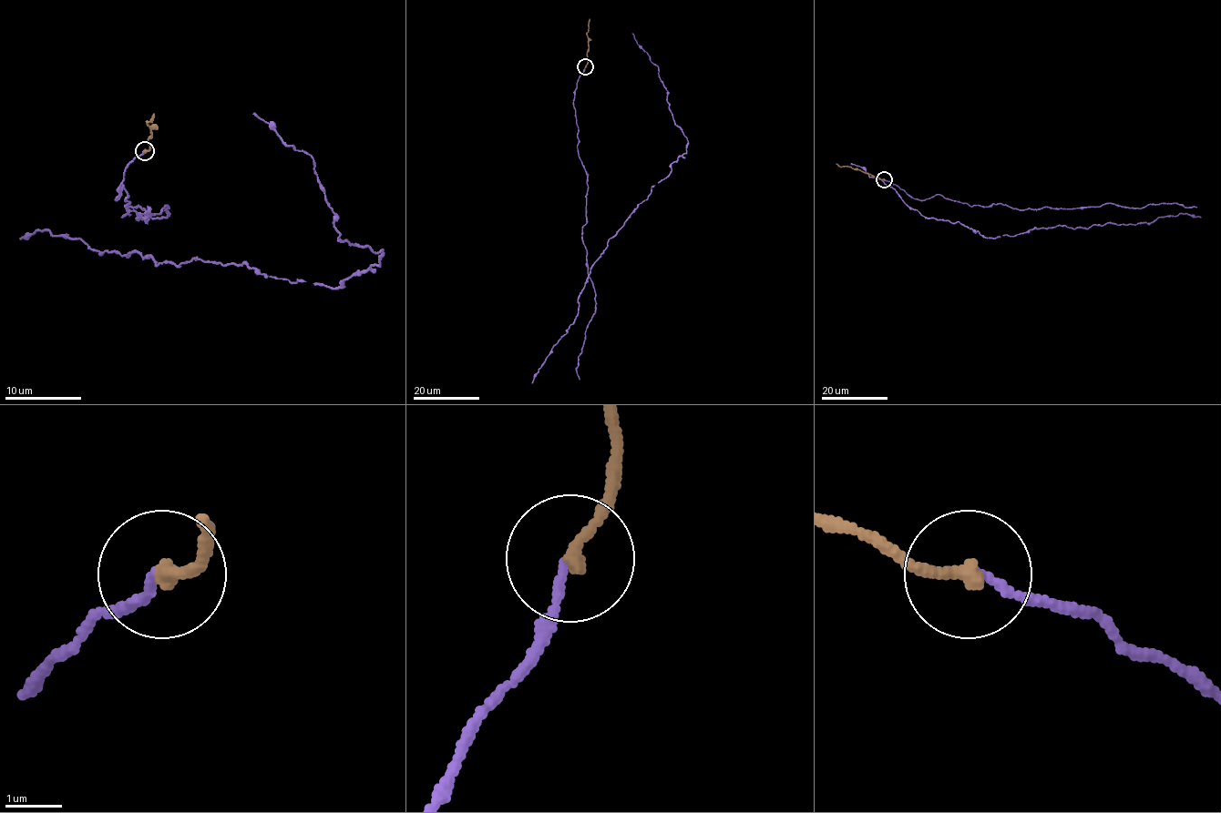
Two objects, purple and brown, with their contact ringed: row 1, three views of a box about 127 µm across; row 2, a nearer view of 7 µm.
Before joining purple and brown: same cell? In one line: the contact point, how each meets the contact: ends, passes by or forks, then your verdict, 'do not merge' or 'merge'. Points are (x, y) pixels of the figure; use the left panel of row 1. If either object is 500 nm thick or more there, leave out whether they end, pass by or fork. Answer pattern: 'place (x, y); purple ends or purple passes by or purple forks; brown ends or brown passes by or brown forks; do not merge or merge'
place (144, 151); purple ends; brown ends; merge

